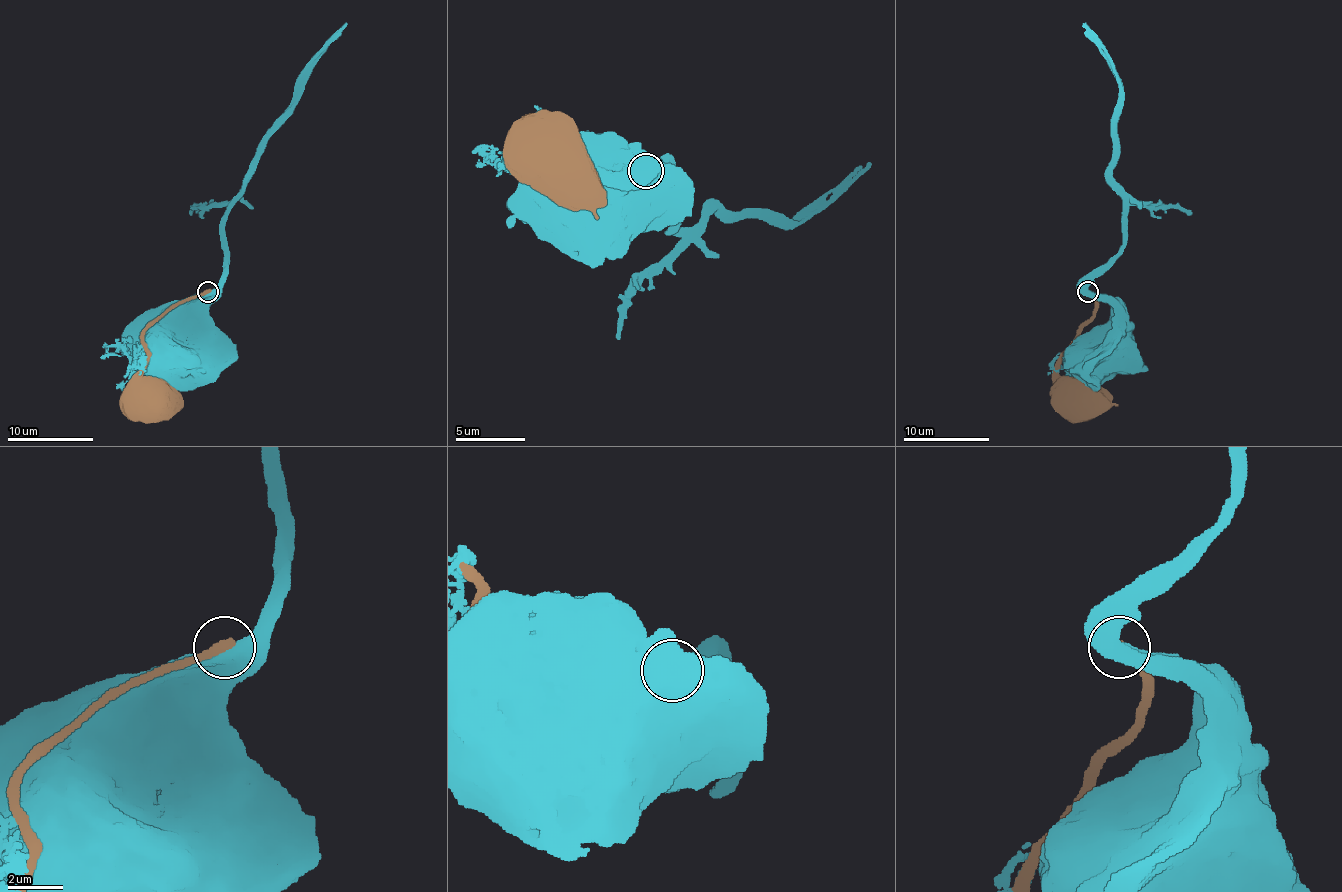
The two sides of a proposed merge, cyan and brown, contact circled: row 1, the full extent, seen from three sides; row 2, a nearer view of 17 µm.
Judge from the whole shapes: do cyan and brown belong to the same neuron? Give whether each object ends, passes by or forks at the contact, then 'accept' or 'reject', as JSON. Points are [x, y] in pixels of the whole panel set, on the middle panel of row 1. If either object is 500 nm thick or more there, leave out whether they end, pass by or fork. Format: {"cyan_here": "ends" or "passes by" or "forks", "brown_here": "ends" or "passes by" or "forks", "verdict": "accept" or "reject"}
{"verdict": "reject"}

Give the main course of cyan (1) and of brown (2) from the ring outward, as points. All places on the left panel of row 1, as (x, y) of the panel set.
1: (209, 292), (194, 294), (177, 312), (175, 331), (164, 348)
2: (207, 292), (179, 301), (143, 335), (147, 361), (143, 376), (151, 378), (166, 395), (153, 395)

